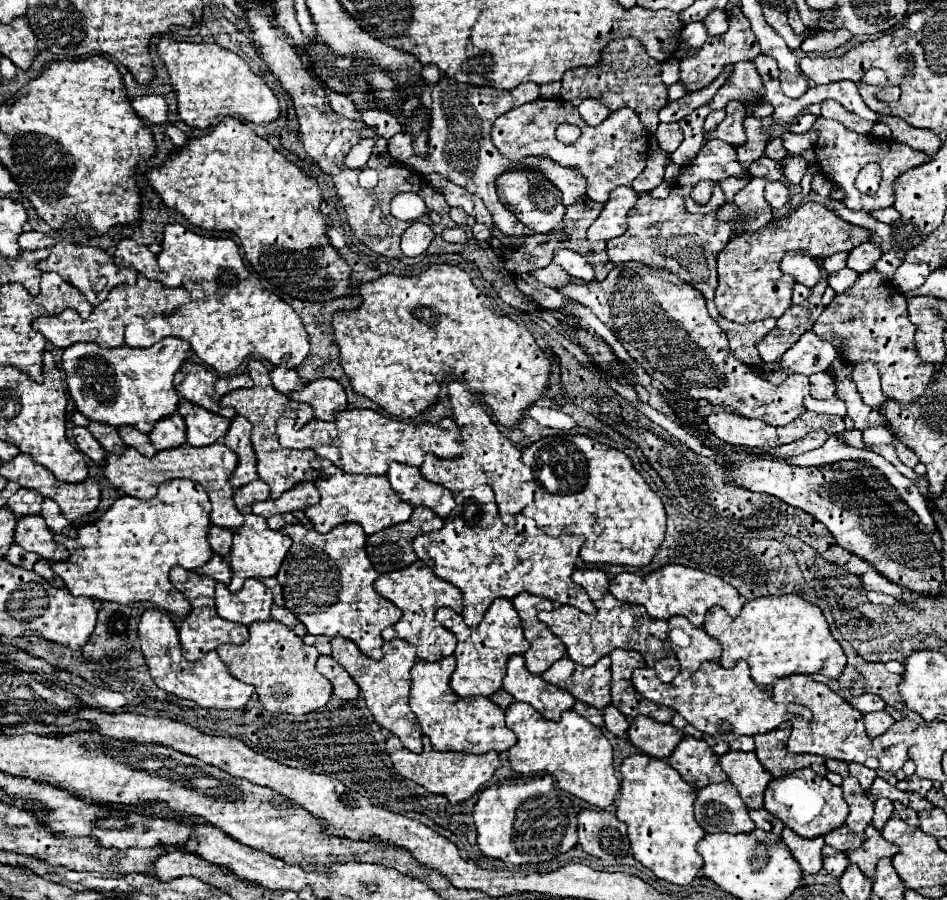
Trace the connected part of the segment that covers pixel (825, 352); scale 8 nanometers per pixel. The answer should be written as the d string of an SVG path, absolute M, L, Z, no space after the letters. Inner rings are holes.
M806 330L800 336L800 340L790 350L784 352L784 356L780 358L780 368L764 364L756 372L762 374L766 380L778 384L792 372L798 372L804 376L810 376L814 372L822 372L836 358L838 358L838 352L830 342L816 336L814 330Z

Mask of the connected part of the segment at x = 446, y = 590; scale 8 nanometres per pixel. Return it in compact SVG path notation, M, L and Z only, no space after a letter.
M422 560L412 562L406 568L394 570L394 572L386 572L382 574L376 582L374 588L380 596L384 596L386 600L390 600L394 606L398 606L402 610L402 618L398 624L386 628L382 632L384 640L392 640L392 638L402 638L410 644L416 646L416 654L422 660L440 660L444 656L450 656L456 648L456 636L446 630L444 626L440 626L440 622L436 622L434 612L440 606L448 606L456 612L462 612L463 600L460 590L452 584L448 584L446 580L440 580L432 574L432 570L428 570L428 566Z

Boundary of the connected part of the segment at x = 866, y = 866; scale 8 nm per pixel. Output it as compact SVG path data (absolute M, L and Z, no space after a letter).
M874 834L870 838L864 840L864 844L856 850L848 850L846 856L850 858L850 862L858 864L858 868L870 878L874 876L874 870L876 870L876 862L884 856L892 858L896 854L896 846L890 844L888 840L884 840L880 834Z

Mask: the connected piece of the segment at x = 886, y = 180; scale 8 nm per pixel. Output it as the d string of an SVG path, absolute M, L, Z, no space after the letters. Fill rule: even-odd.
M818 118L816 124L818 128L818 142L814 146L814 152L816 152L816 162L822 170L822 174L832 182L836 184L842 192L844 192L844 204L850 208L850 210L862 210L862 212L874 212L874 210L882 210L886 206L892 206L892 182L894 178L908 170L908 168L914 168L914 166L920 166L926 162L926 154L924 152L918 152L918 150L912 150L910 146L902 144L902 142L896 142L896 140L874 140L872 136L866 136L866 134L856 134L852 130L848 130L844 124L836 122L836 120L824 120L824 118ZM868 162L878 162L880 168L882 168L882 182L880 182L880 188L876 194L868 196L868 194L862 194L856 190L854 186L854 180L856 180L856 174L858 170L868 164Z

